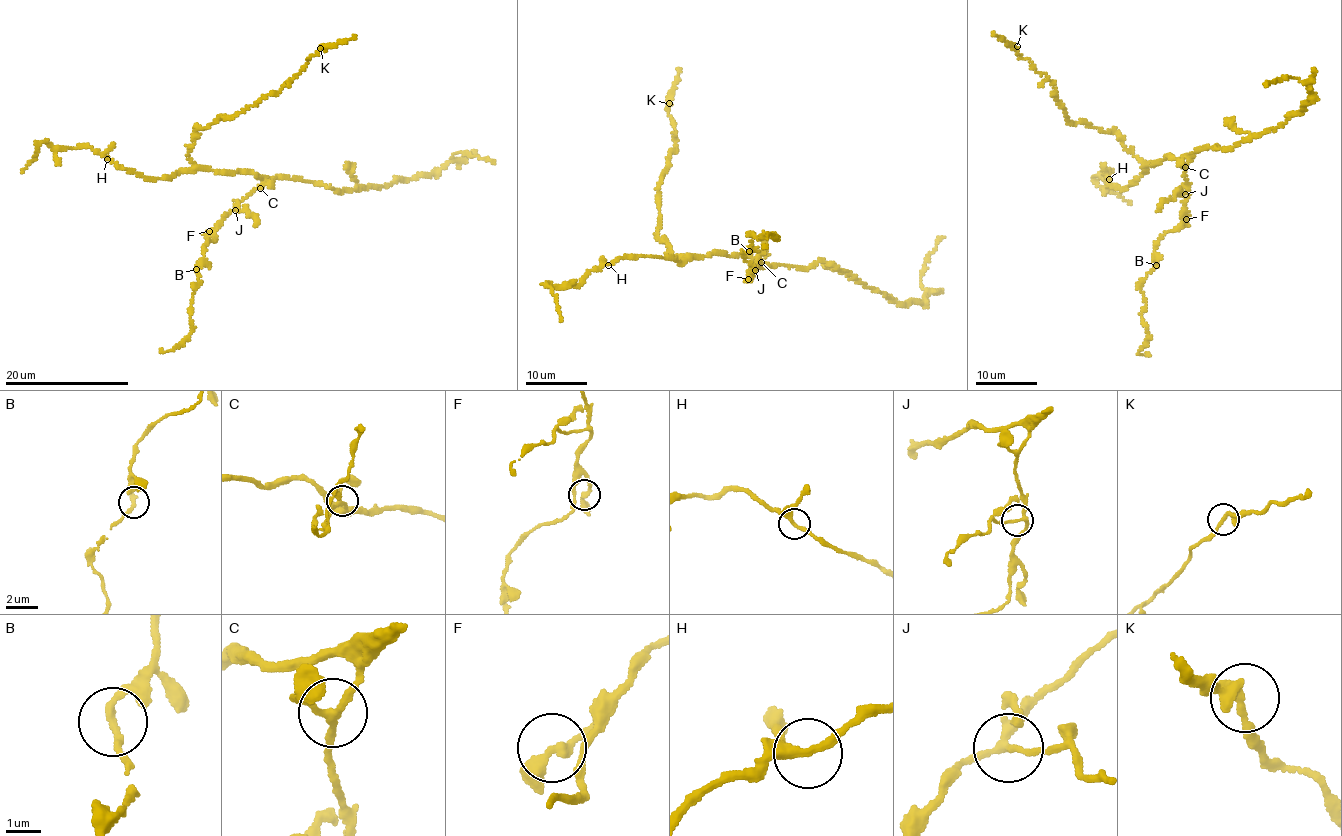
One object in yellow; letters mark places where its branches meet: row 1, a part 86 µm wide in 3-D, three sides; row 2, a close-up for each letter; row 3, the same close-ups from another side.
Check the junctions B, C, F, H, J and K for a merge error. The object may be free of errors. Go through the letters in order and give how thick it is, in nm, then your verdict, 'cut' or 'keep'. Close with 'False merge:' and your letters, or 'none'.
B: 240 nm thick; keep
C: 190 nm thick; keep
F: 280 nm thick; keep
H: 260 nm thick; keep
J: 190 nm thick; keep
K: 200 nm thick; keep
False merge: none

